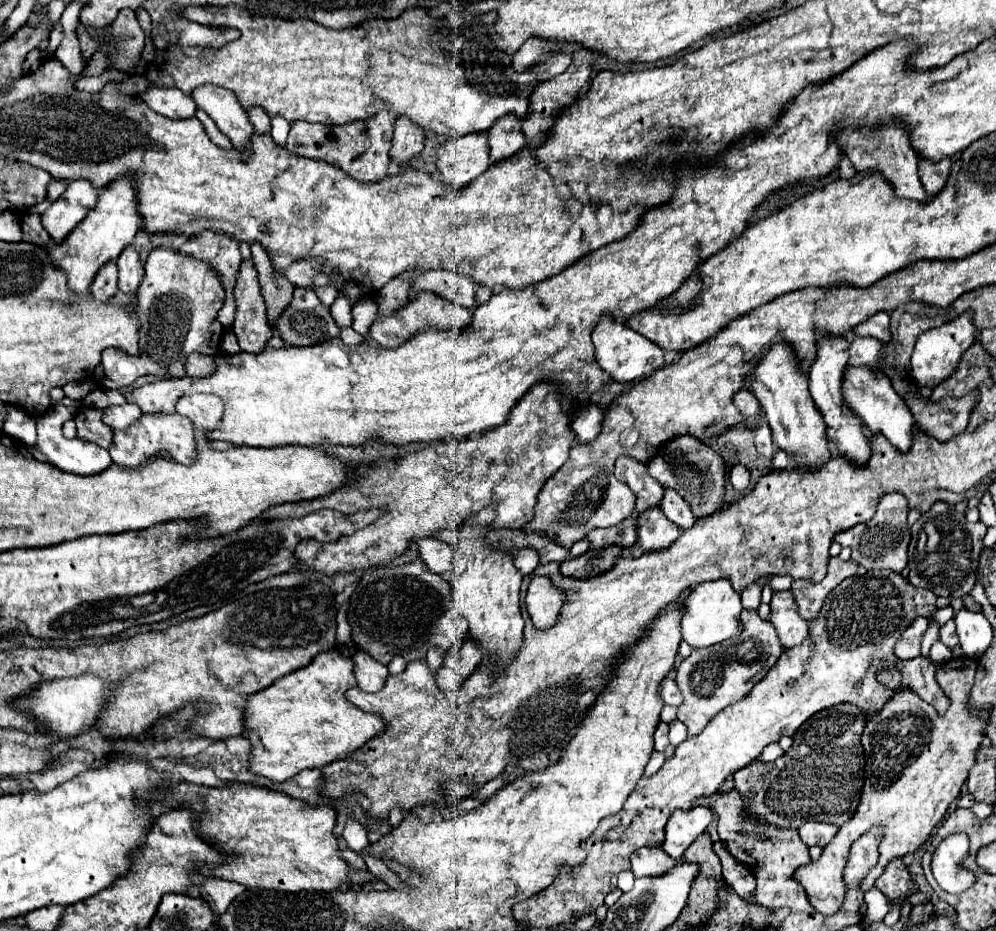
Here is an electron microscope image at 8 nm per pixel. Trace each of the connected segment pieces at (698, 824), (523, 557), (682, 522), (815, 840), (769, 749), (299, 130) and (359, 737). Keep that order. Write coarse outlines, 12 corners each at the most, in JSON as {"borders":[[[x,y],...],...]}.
{"borders":[[[708,807],[676,809],[662,849],[676,861],[710,825]],[[512,549],[516,567],[526,575],[540,563],[536,549]],[[664,489],[660,507],[680,529],[694,525],[690,505],[674,489]],[[804,823],[798,829],[808,847],[826,847],[838,833],[828,823]],[[778,743],[764,747],[760,759],[776,761],[784,751]],[[394,115],[294,121],[286,149],[358,181],[388,173]],[[338,649],[248,701],[250,771],[274,783],[354,753],[354,707]]]}

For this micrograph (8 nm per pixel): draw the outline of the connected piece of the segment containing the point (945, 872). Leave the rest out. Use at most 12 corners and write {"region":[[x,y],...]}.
{"region":[[948,835],[932,855],[932,873],[948,893],[974,885],[960,869],[968,835]]}

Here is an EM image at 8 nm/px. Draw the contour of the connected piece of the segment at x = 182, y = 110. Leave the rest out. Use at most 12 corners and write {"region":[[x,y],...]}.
{"region":[[150,87],[140,95],[156,113],[188,119],[190,95],[176,87]]}

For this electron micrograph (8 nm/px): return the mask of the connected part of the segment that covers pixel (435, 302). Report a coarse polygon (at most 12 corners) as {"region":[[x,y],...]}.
{"region":[[430,291],[376,315],[370,339],[396,347],[424,327],[464,329],[472,311]]}

